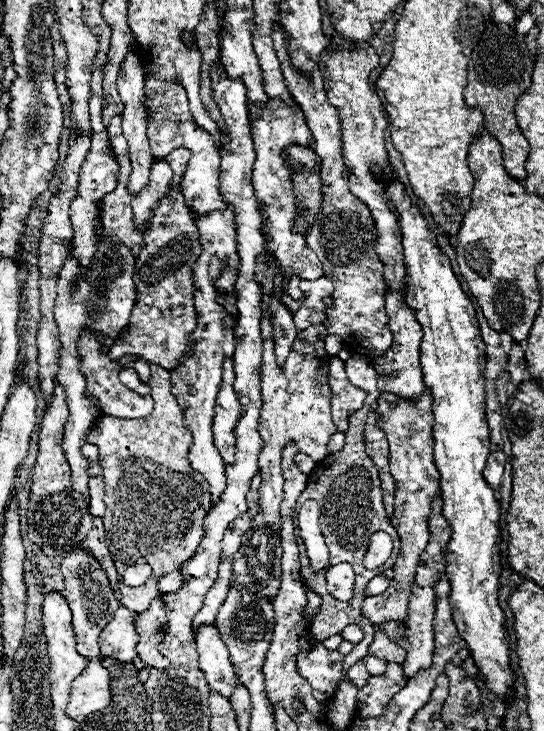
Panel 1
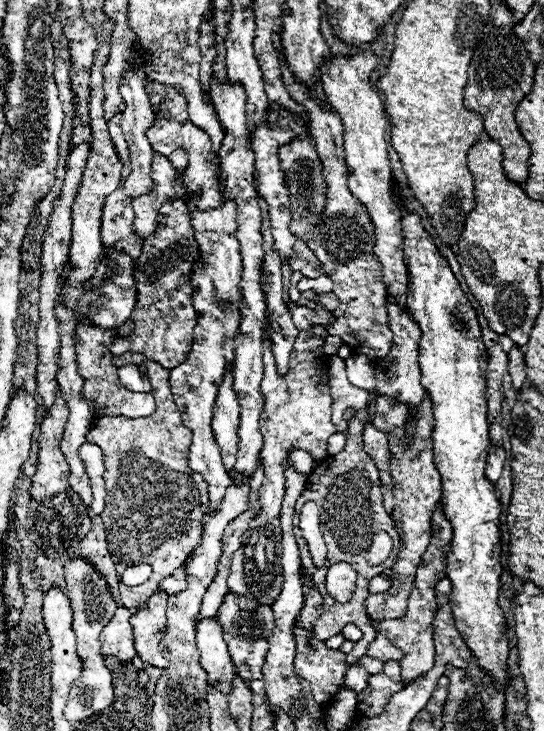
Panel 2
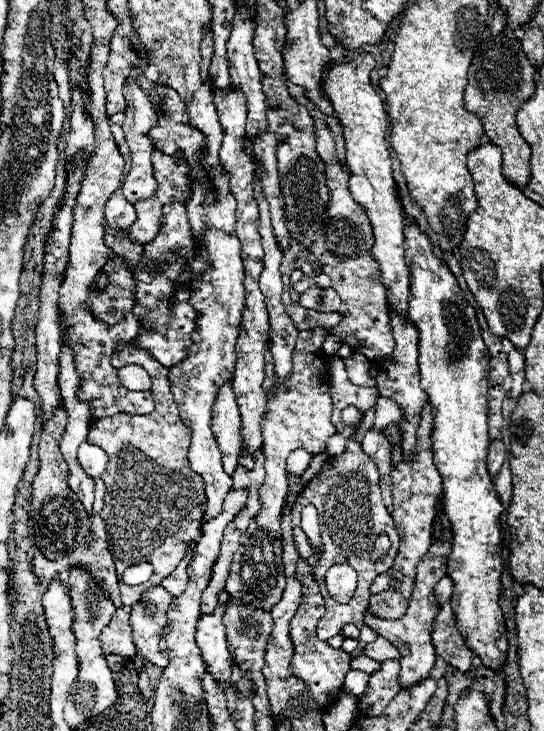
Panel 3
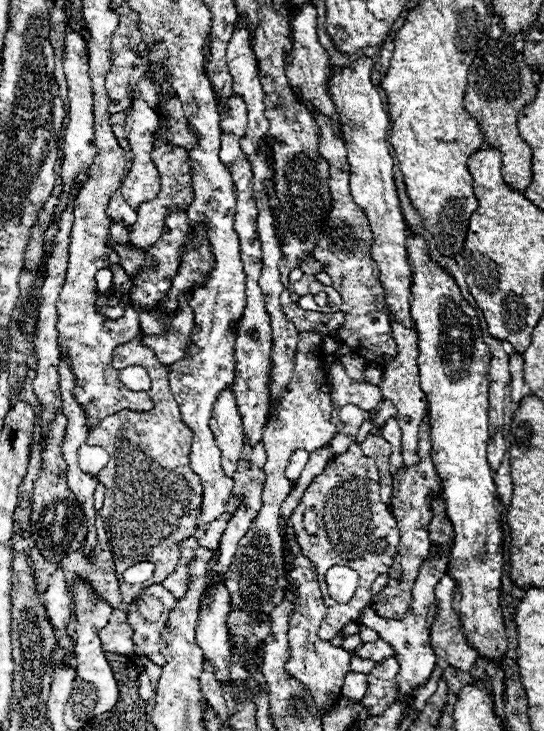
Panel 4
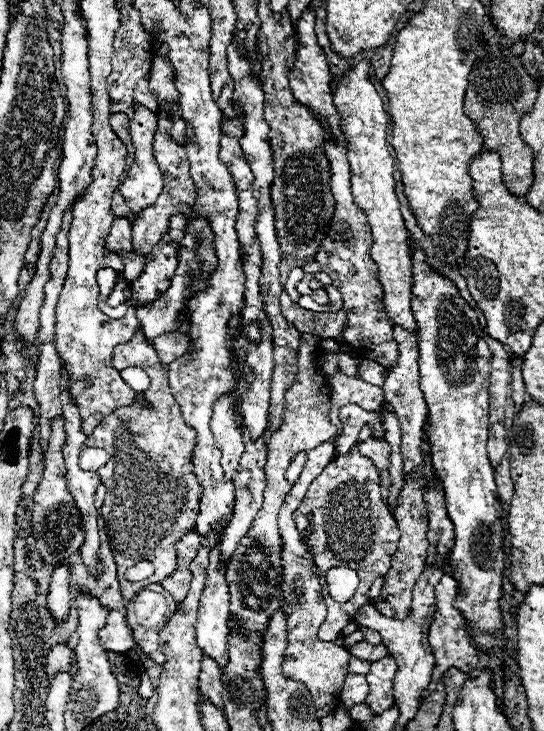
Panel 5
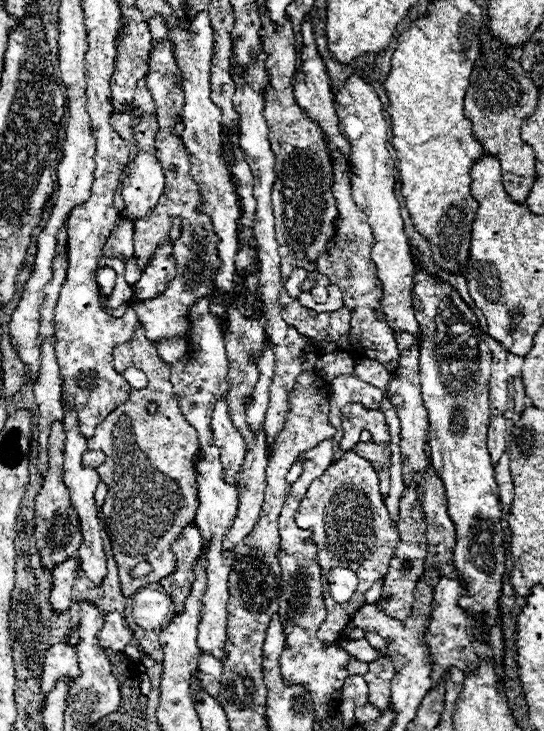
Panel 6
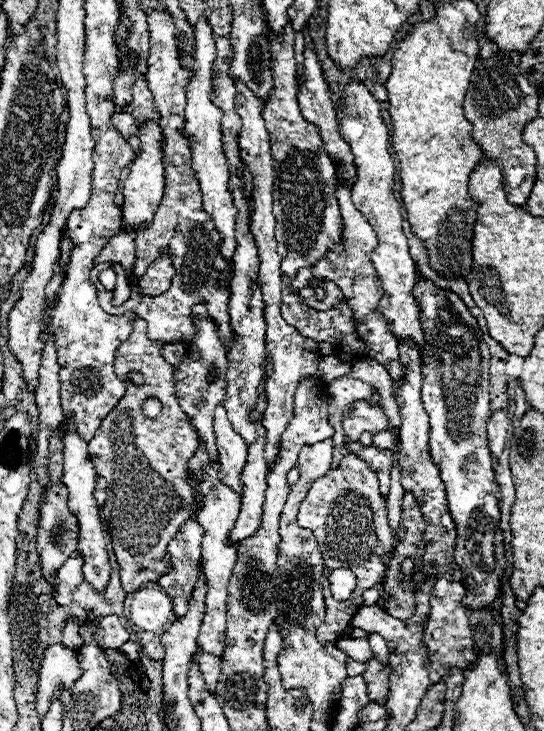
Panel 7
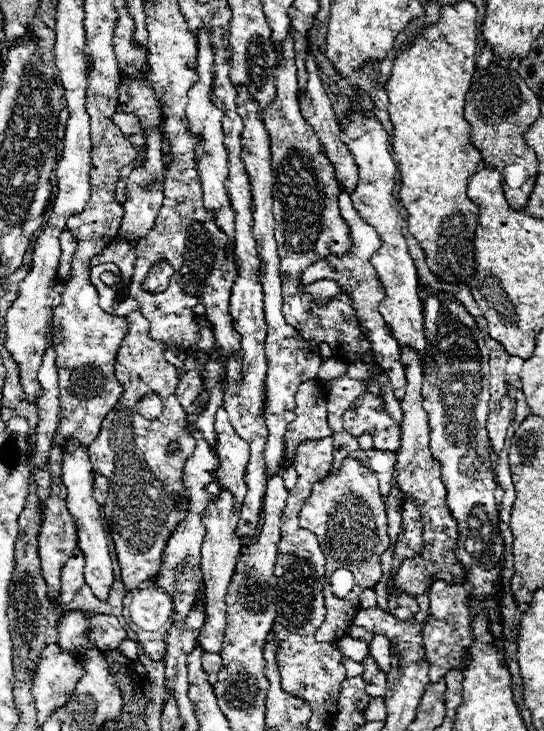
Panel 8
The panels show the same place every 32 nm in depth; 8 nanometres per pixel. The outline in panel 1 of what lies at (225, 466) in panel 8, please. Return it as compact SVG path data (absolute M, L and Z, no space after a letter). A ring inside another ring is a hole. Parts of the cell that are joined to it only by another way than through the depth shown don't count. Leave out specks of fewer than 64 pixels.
M226 358L224 368L222 368L220 392L216 396L214 424L212 424L214 446L220 450L226 464L234 462L234 448L236 448L234 426L240 418L240 402L238 402L232 382L234 382L234 358Z

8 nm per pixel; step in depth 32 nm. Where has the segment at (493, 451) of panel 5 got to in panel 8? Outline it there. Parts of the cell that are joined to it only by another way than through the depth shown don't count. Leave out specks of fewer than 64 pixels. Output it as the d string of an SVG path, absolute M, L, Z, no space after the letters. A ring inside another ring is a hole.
M506 396L500 406L492 408L490 410L490 416L488 416L488 422L486 422L486 428L488 428L488 438L490 438L490 446L496 454L502 452L504 448L504 440L506 440L506 428L510 426L512 422L512 406L514 406L514 400L510 396Z

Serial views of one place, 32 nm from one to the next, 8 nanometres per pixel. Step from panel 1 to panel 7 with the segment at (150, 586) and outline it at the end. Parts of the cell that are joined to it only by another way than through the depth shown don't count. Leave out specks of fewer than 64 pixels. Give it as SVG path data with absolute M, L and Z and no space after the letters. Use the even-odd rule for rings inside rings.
M138 316L132 336L116 350L114 370L122 380L126 380L128 370L138 370L144 374L146 384L138 388L128 382L128 394L120 400L120 406L102 420L96 436L88 442L88 452L100 456L94 468L110 486L102 506L102 518L120 566L122 588L126 594L132 594L142 588L142 584L158 582L160 576L172 570L168 544L194 514L196 504L186 466L198 450L198 436L174 396L174 366L160 356L160 342L146 338L146 322ZM148 398L158 398L162 404L162 412L156 418L146 418L142 412L142 404ZM140 566L146 566L146 570L138 572Z

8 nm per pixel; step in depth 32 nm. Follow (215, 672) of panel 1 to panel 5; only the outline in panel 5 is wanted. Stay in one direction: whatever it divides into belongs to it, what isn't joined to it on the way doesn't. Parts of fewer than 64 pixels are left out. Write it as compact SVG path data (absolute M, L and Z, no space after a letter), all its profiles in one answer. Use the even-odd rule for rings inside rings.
M218 546L212 548L210 554L210 566L208 566L208 578L206 578L206 590L200 598L200 614L198 614L198 626L196 626L196 638L198 646L202 648L204 656L210 656L216 660L224 674L224 666L228 664L228 618L230 618L230 594L226 586L226 570L218 568L220 564L220 550Z

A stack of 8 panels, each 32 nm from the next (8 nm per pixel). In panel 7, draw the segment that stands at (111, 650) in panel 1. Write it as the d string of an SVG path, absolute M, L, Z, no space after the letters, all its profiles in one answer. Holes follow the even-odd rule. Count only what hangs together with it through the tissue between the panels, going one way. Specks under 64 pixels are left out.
M108 614L96 618L98 622L98 632L96 632L96 642L102 650L120 650L124 642L130 640L130 632L122 626L118 614Z

